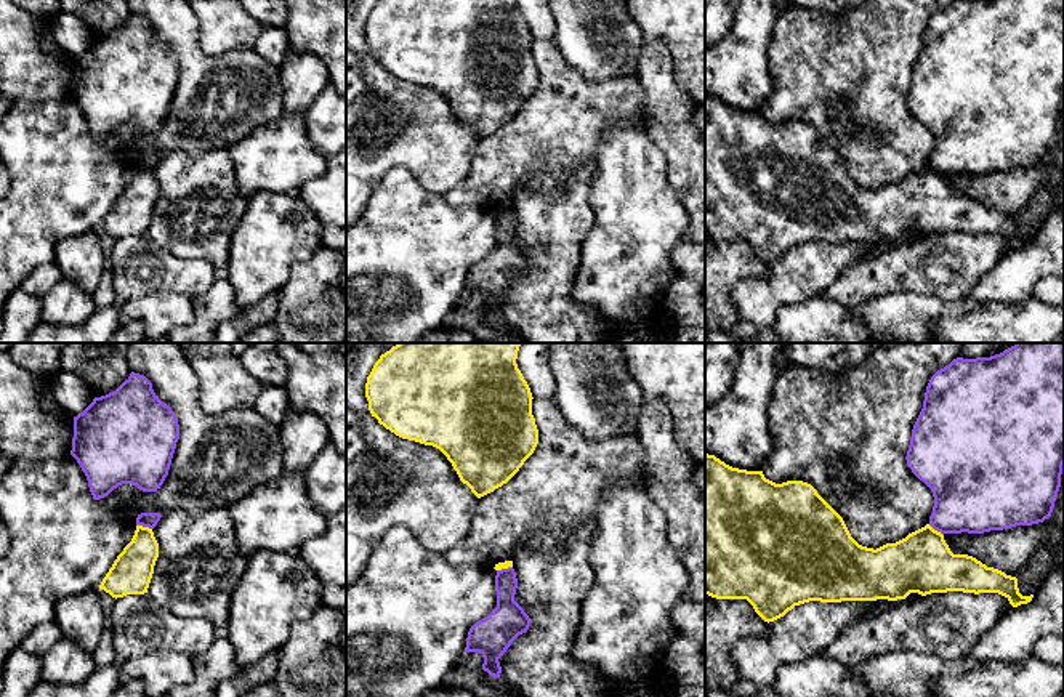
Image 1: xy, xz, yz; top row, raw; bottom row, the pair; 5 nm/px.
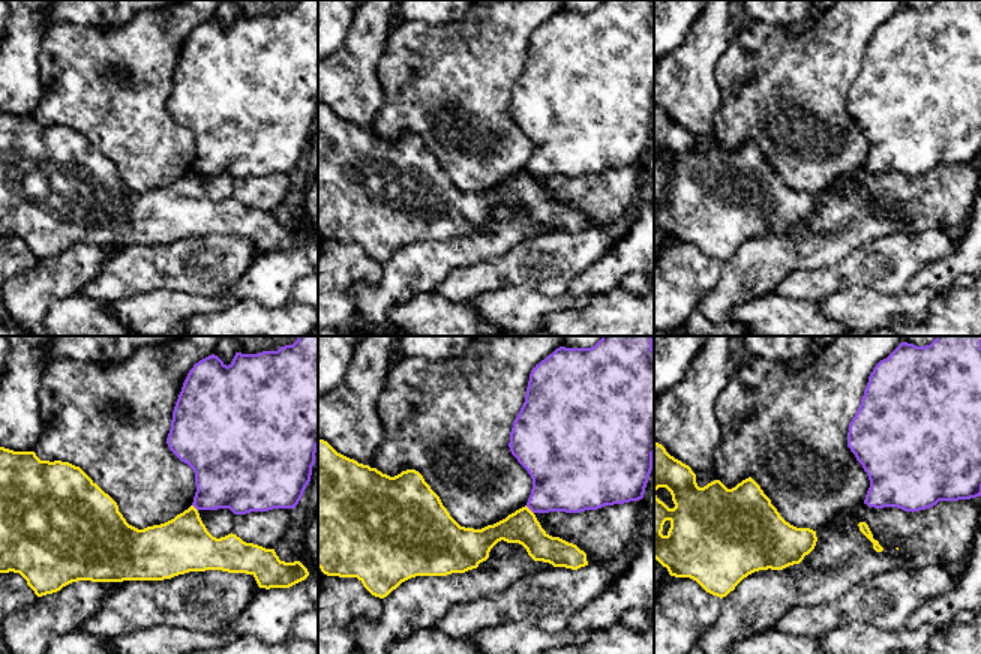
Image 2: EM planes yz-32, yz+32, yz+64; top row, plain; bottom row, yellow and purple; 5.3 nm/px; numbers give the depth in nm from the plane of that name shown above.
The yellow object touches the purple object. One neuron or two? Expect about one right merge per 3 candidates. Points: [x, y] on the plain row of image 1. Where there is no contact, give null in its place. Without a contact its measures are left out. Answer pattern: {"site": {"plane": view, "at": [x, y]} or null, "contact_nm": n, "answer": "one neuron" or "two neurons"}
{"site": {"plane": "xy", "at": [145, 169]}, "contact_nm": 80, "answer": "two neurons"}

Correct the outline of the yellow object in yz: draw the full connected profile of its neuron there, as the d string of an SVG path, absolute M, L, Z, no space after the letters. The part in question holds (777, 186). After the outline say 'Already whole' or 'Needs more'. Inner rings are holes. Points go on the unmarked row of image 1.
M705 95L705 236L716 240L747 240L764 263L784 258L795 247L820 242L877 242L905 240L910 234L998 234L1013 248L1027 245L1034 236L1022 237L1018 220L987 208L968 195L953 195L944 176L929 165L896 184L877 191L859 186L849 175L843 159L803 122L776 125L763 112L747 112L726 106Z. Already whole

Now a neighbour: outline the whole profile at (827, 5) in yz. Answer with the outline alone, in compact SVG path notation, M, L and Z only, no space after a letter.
M780 0L784 6L801 6L806 10L824 10L827 13L840 13L843 10L854 10L865 3L865 0Z

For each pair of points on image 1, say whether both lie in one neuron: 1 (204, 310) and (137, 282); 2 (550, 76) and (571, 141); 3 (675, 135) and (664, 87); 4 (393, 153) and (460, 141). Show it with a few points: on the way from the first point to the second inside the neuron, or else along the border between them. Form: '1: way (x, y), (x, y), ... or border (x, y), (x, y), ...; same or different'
1: border (220, 274), (209, 289), (193, 300); different
2: way (563, 90), (564, 125); same
3: way (670, 124), (670, 109), (664, 98); same
4: way (409, 141), (444, 141); same

